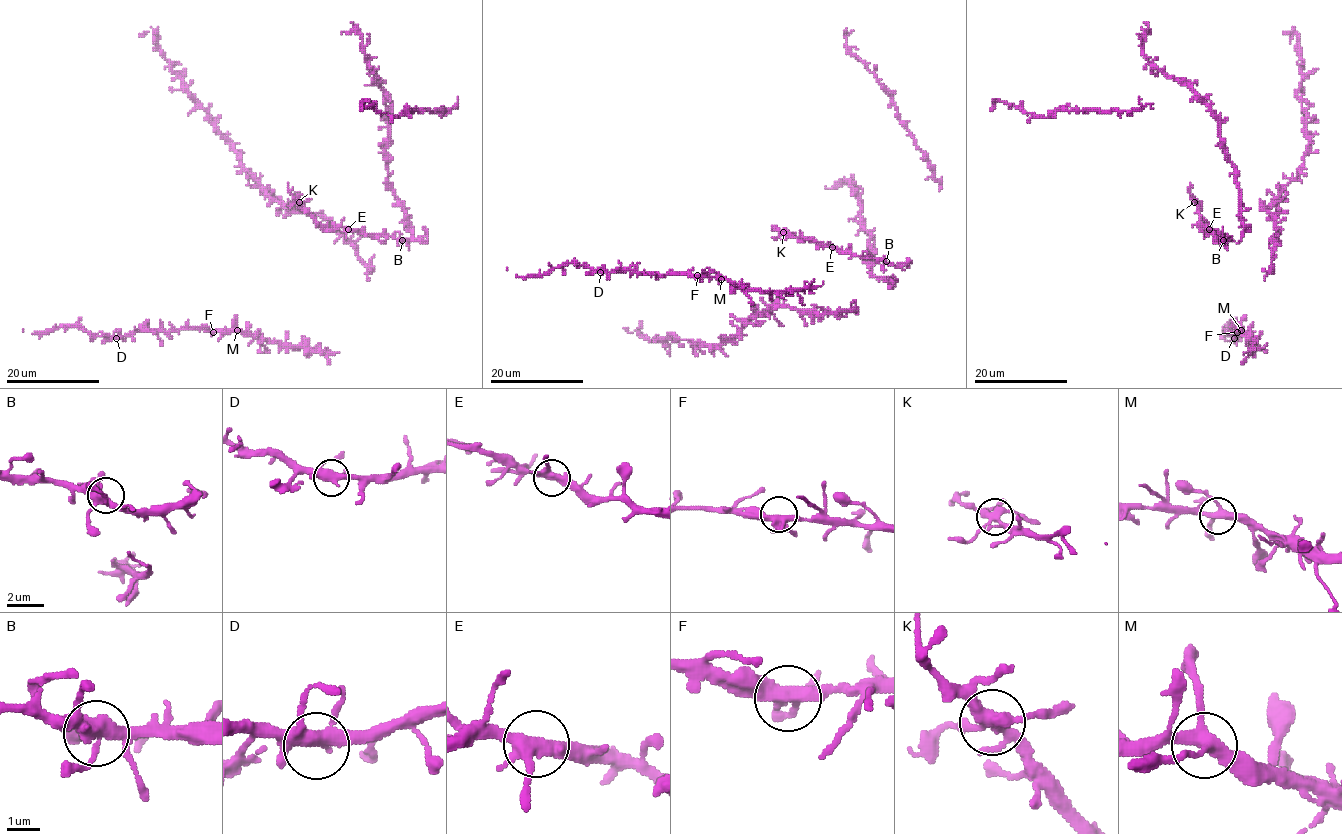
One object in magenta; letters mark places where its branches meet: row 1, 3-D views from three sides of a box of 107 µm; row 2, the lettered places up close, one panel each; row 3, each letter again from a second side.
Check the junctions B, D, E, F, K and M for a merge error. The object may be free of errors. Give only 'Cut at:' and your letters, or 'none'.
Cut at: none

